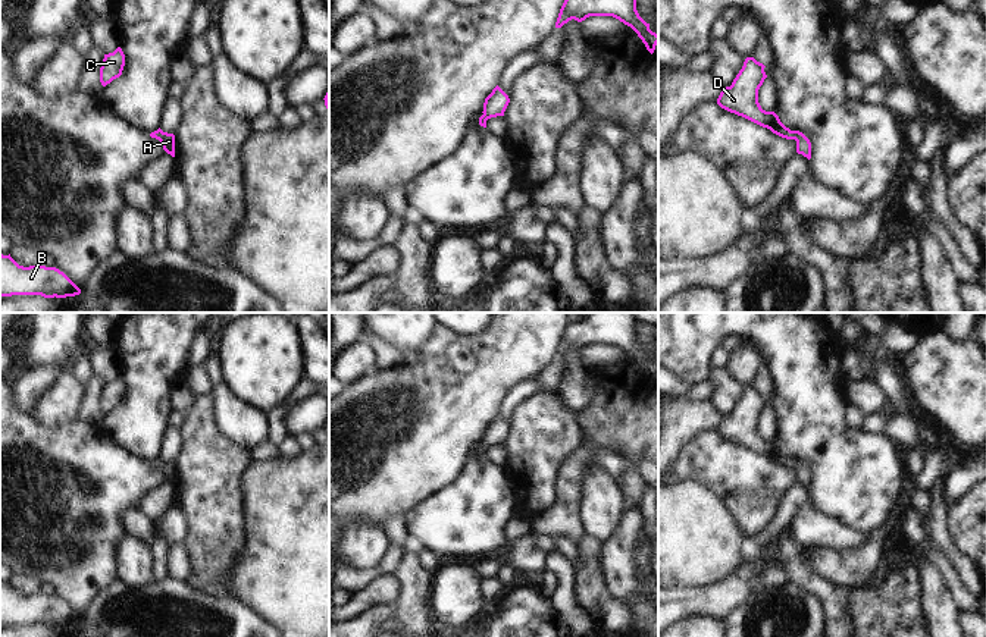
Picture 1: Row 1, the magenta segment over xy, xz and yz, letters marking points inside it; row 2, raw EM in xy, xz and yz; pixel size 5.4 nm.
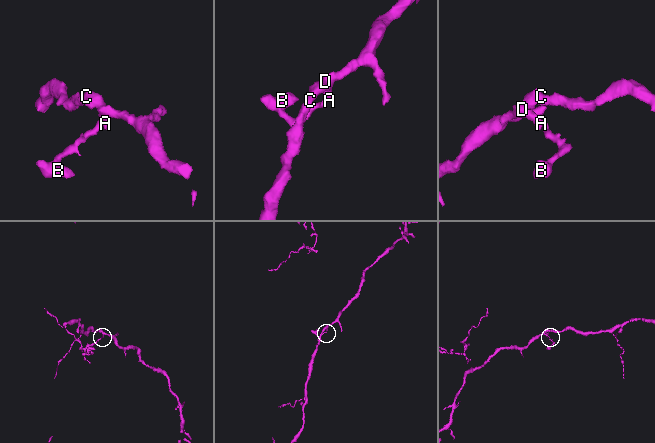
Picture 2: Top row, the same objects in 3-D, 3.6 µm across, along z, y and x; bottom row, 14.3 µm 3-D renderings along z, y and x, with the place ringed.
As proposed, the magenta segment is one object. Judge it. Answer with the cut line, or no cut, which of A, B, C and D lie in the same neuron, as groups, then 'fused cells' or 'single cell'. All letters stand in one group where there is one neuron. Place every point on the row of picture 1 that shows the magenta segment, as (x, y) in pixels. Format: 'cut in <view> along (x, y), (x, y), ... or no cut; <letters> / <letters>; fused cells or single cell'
no cut; A B C D; single cell

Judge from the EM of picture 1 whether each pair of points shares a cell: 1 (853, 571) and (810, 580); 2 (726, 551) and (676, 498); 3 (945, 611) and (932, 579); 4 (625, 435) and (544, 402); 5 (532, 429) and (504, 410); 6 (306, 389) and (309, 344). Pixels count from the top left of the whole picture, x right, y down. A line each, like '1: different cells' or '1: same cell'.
1: different cells
2: same cell
3: same cell
4: different cells
5: different cells
6: different cells

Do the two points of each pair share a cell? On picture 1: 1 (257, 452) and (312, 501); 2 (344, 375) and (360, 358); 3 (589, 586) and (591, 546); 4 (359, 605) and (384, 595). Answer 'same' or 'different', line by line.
1: different
2: same
3: same
4: same

